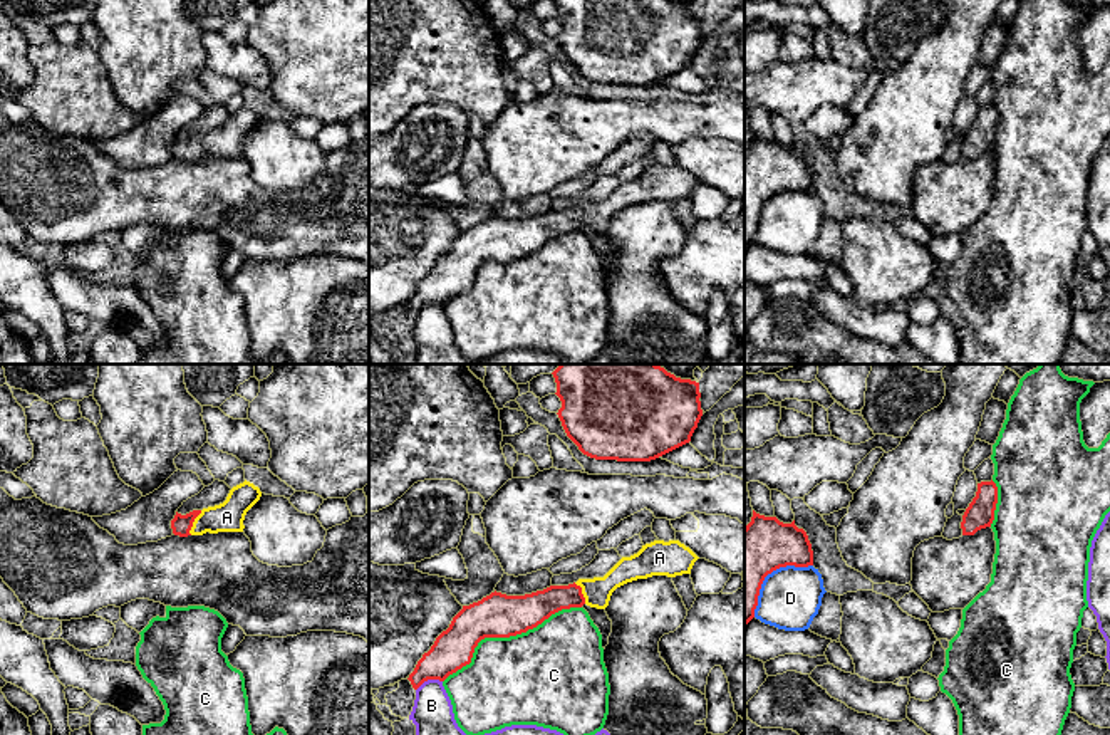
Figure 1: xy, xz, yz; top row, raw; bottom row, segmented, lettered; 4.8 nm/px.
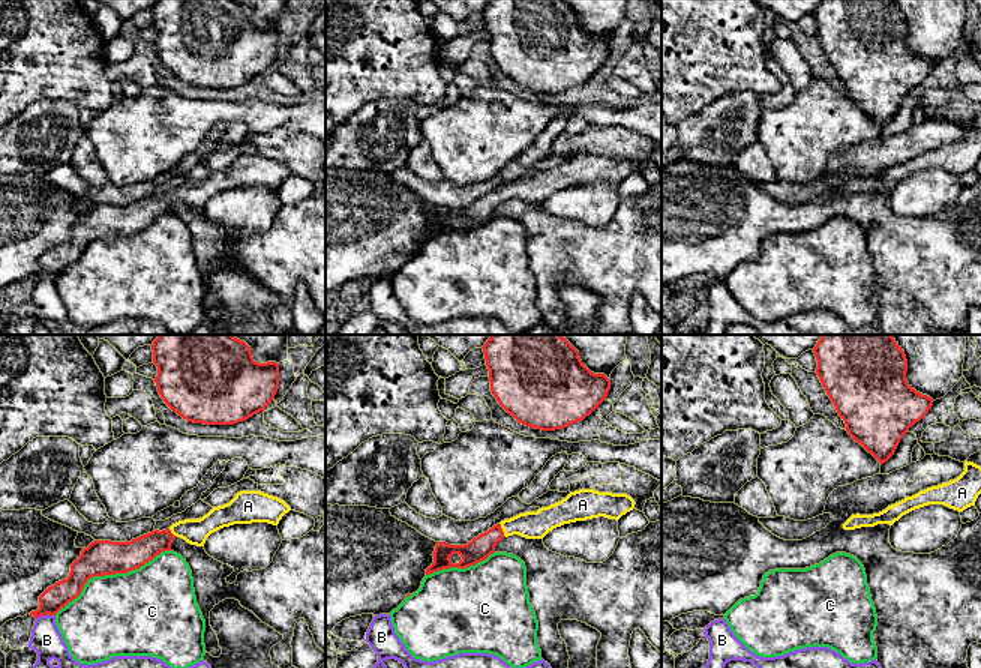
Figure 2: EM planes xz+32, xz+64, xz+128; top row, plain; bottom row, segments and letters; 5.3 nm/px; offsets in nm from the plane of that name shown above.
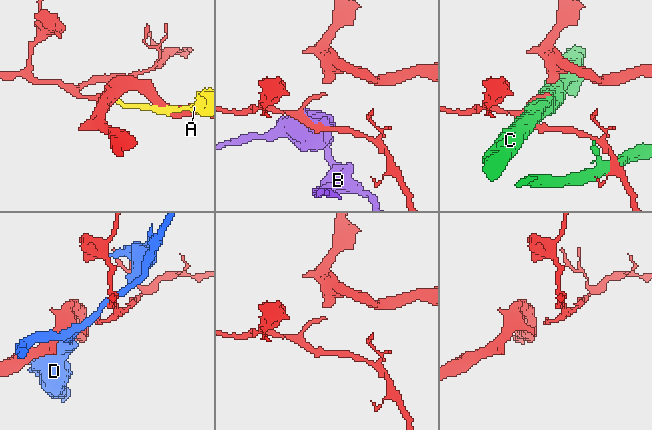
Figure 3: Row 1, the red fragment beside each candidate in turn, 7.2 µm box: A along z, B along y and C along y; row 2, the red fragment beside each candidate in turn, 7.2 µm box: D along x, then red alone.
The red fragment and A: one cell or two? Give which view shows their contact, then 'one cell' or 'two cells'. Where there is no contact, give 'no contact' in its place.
xy | one cell

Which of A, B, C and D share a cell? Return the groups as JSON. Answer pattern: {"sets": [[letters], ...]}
{"sets": [["A"], ["B"], ["C"], ["D"]]}

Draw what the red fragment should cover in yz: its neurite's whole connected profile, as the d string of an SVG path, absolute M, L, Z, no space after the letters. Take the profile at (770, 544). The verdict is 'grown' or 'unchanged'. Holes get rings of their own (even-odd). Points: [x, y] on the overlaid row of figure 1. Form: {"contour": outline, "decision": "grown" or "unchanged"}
{"contour": "M753 510L744 527L744 628L755 618L761 584L780 567L813 566L813 550L803 529Z", "decision": "unchanged"}

